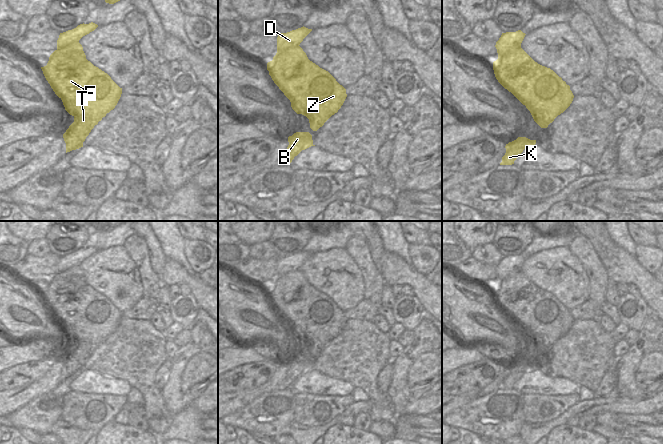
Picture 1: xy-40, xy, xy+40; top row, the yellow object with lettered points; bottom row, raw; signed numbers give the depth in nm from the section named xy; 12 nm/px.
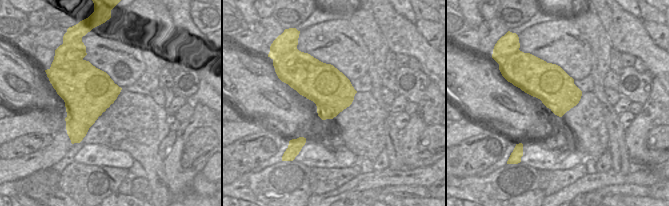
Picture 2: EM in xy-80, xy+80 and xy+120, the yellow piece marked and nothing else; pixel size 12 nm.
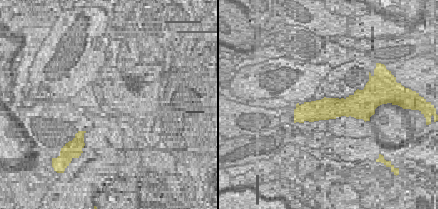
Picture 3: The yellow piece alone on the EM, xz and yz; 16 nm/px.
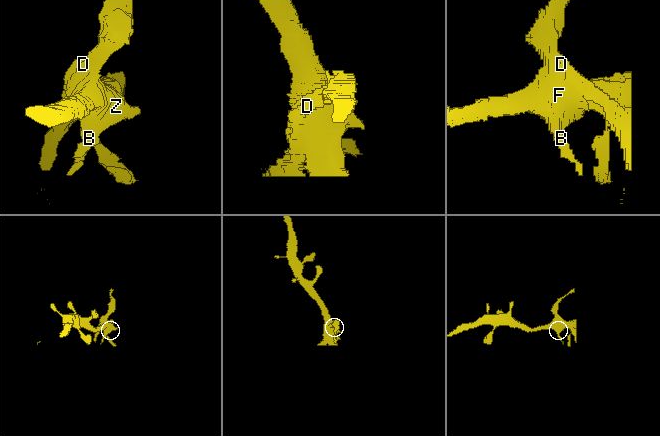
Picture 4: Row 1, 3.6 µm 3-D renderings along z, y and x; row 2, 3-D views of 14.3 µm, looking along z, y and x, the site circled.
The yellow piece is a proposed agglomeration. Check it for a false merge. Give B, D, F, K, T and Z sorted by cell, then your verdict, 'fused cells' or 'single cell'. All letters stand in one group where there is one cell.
B F K T Z / D; fused cells

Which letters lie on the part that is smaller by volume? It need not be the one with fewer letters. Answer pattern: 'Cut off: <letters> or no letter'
Cut off: D

